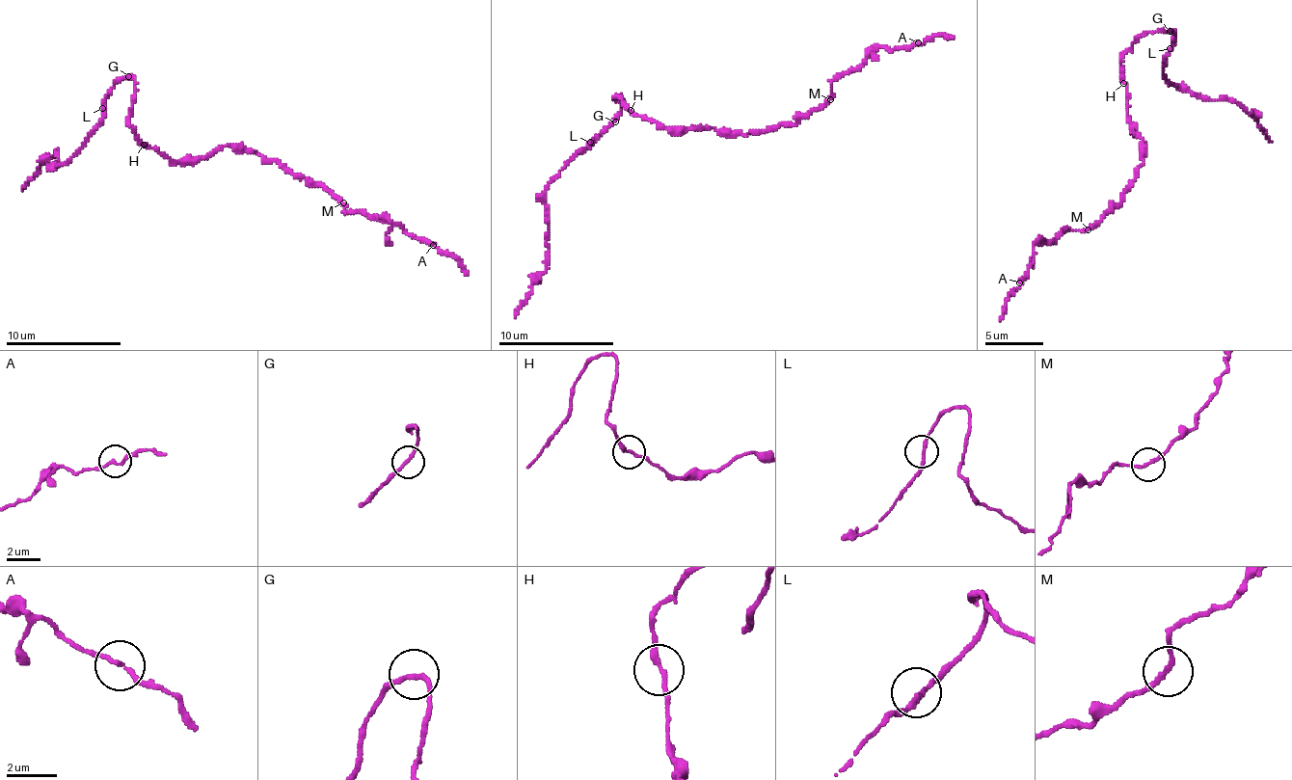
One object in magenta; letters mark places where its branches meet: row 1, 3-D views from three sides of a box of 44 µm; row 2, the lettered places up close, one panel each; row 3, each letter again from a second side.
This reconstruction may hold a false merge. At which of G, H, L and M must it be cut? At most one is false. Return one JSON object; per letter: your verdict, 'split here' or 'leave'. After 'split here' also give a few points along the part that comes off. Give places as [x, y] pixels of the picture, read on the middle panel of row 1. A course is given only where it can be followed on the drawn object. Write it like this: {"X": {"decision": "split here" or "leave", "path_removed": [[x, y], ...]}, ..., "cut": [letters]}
{"G": {"decision": "leave"}, "H": {"decision": "leave"}, "L": {"decision": "leave"}, "M": {"decision": "split here", "path_removed": [[831, 99], [831, 85], [854, 71], [874, 48], [909, 48], [938, 36], [954, 38]]}, "cut": ["M"]}

